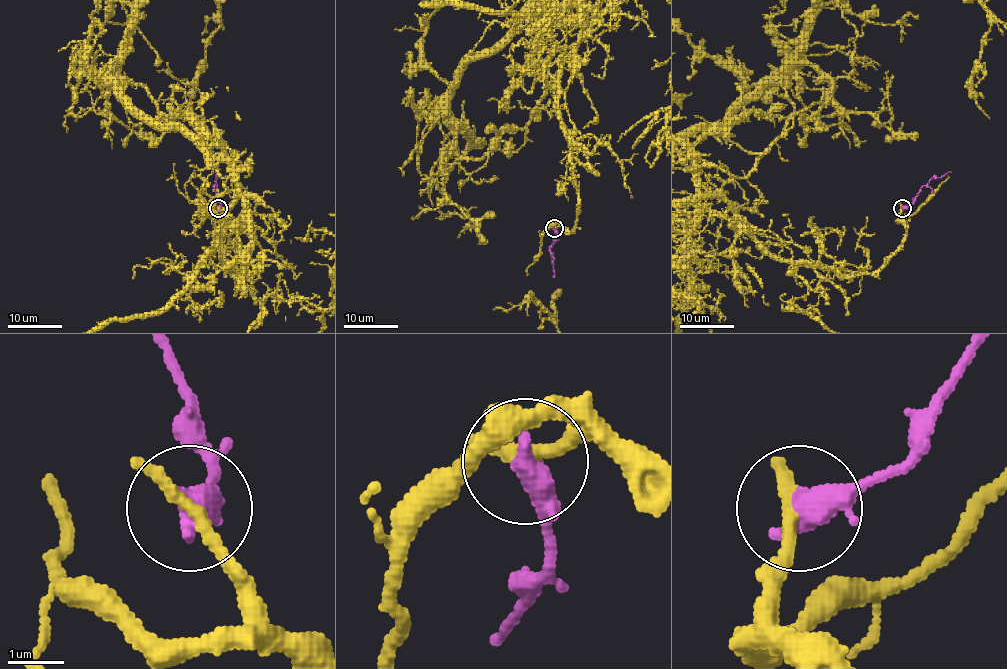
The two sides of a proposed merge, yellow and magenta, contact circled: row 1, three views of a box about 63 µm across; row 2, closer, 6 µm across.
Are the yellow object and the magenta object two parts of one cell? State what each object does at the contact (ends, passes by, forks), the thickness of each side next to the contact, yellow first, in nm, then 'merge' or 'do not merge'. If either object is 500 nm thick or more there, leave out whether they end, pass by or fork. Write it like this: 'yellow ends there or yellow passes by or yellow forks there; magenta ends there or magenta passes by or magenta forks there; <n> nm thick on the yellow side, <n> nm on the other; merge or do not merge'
240 nm thick on the yellow side, 550 nm on the other; do not merge

